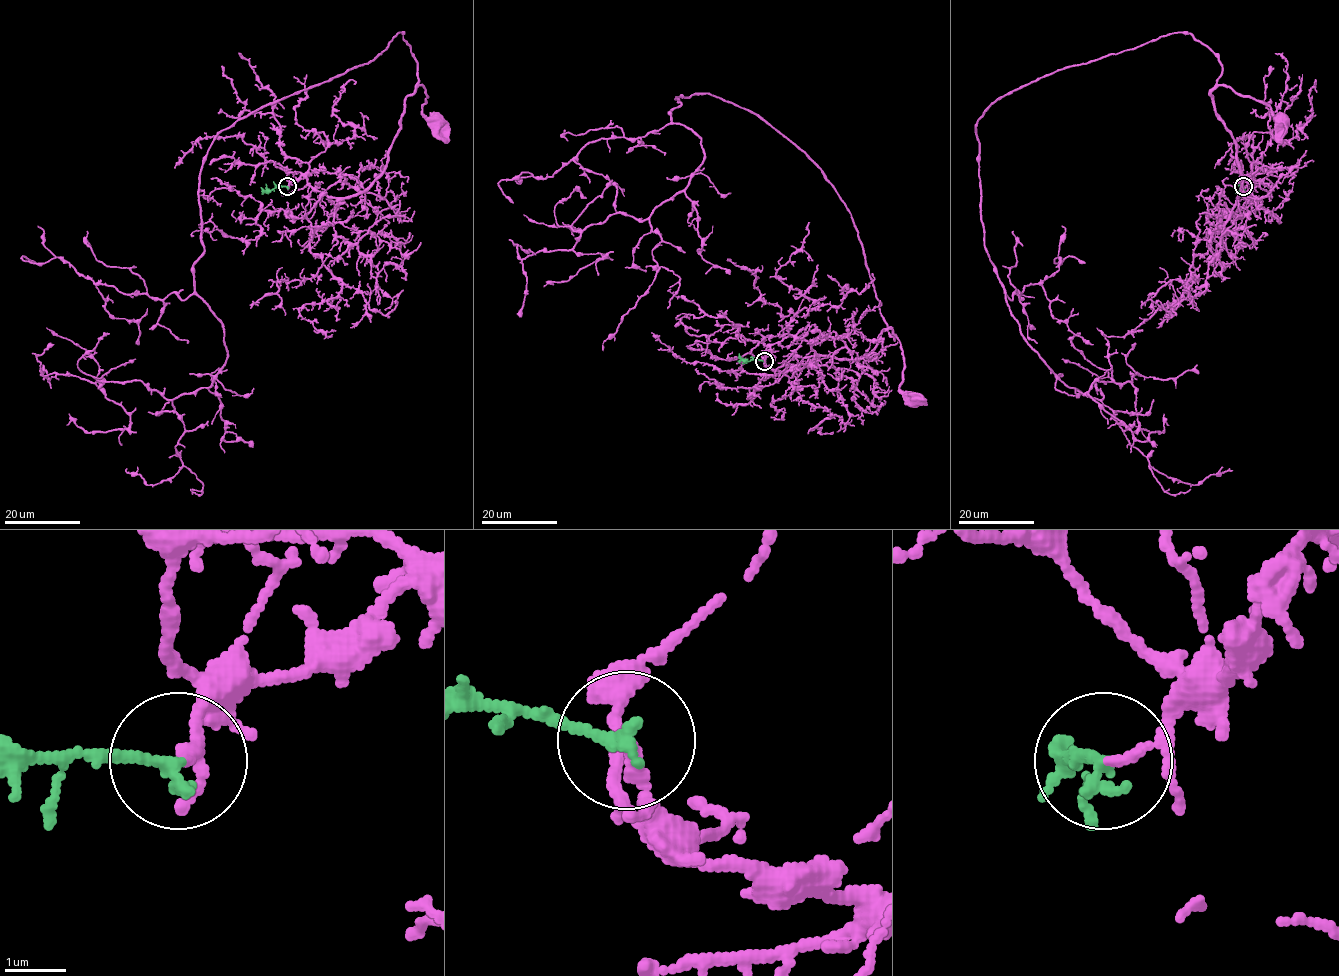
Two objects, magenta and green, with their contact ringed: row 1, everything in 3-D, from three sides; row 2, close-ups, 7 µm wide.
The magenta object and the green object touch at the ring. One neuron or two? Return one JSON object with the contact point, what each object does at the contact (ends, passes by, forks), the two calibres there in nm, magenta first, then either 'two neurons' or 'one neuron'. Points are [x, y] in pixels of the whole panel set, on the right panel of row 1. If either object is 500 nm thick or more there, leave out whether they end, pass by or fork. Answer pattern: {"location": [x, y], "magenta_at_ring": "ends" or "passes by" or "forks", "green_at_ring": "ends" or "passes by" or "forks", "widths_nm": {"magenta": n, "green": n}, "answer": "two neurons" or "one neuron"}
{"location": [1243, 186], "magenta_at_ring": "passes by", "green_at_ring": "ends", "widths_nm": {"magenta": 120, "green": 240}, "answer": "one neuron"}

